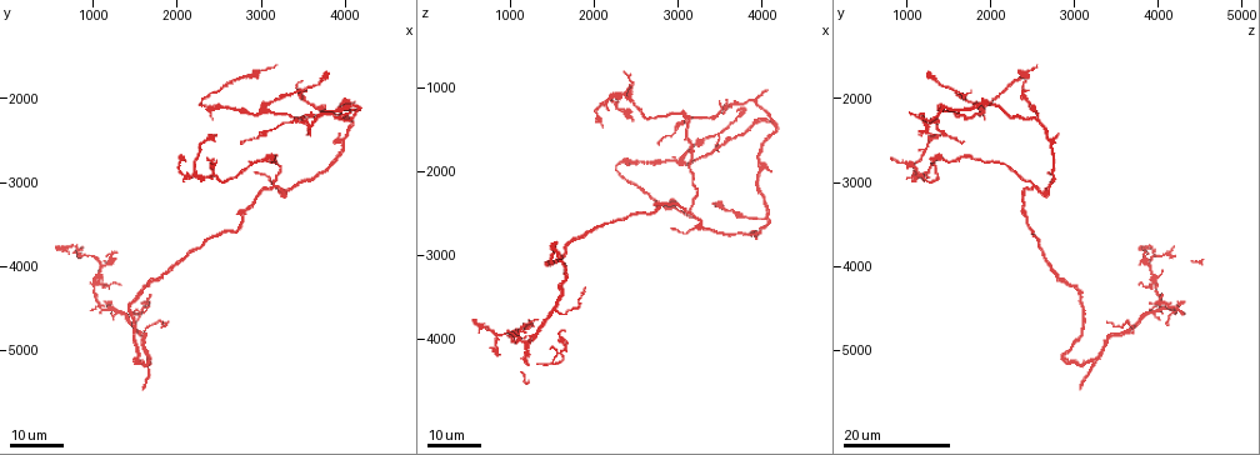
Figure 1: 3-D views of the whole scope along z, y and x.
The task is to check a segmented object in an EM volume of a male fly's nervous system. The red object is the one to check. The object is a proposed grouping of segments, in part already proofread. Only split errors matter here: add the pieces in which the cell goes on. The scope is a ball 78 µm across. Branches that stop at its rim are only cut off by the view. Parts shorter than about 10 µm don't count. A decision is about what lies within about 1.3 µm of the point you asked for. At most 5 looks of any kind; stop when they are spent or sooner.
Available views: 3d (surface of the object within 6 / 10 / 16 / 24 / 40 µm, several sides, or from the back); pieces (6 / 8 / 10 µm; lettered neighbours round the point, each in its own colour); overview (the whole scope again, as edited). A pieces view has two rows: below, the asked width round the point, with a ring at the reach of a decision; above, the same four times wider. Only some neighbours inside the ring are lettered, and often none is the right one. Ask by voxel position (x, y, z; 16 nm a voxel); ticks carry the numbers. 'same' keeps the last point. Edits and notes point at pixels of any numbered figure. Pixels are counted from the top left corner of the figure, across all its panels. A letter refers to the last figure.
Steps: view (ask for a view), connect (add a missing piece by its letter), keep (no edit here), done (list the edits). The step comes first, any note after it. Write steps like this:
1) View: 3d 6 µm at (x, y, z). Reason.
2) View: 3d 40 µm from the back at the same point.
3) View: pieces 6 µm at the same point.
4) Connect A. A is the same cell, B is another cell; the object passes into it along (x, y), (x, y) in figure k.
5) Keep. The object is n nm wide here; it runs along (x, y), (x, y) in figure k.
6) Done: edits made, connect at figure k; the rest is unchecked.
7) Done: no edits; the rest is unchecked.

View: 3d 16 µm at (3200, 1650, 2500). End of a long branch.

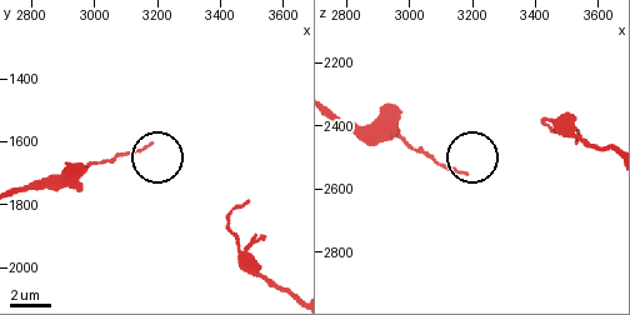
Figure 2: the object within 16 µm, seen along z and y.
View: pieces 6 µm at (3170, 1620, 2550).

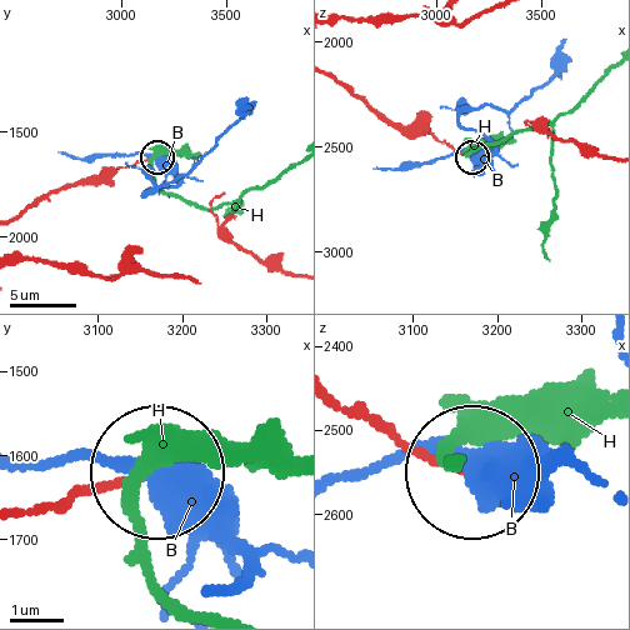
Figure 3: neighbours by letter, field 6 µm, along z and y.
Keep. B and H are other cells; it runs along (335, 76), (393, 121), (426, 129), (471, 158) in figure 3; no lettered piece goes on from it.

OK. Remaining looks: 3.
View: 3d 24 µm at (2400, 2700, 850). Tapers out.

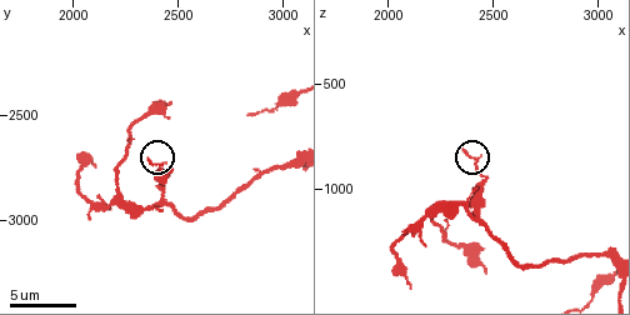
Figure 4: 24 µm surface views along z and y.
View: pieces 10 µm at (2360, 2730, 830).

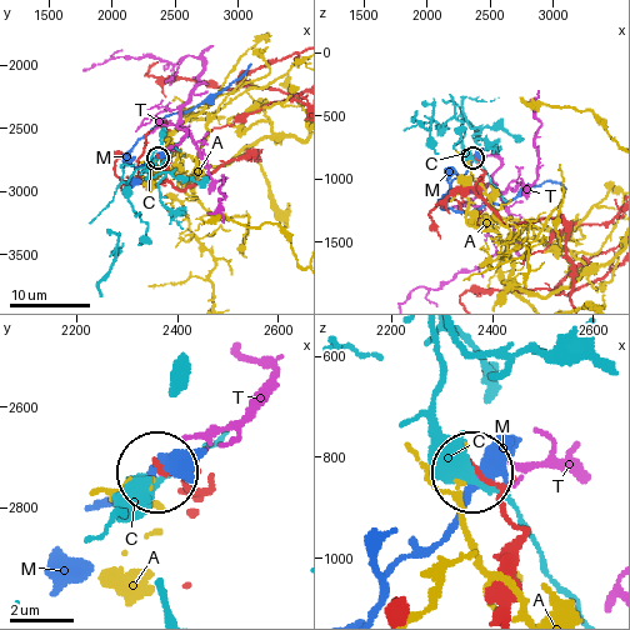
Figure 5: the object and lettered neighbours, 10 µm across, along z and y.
Keep. A, C, M and T are other cells; it runs along (239, 158), (181, 190), (168, 178), (169, 161), (158, 158) in figure 5; none of them fits.

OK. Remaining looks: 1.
View: pieces 10 µm at (2090, 2730, 1460). Branch stops here.

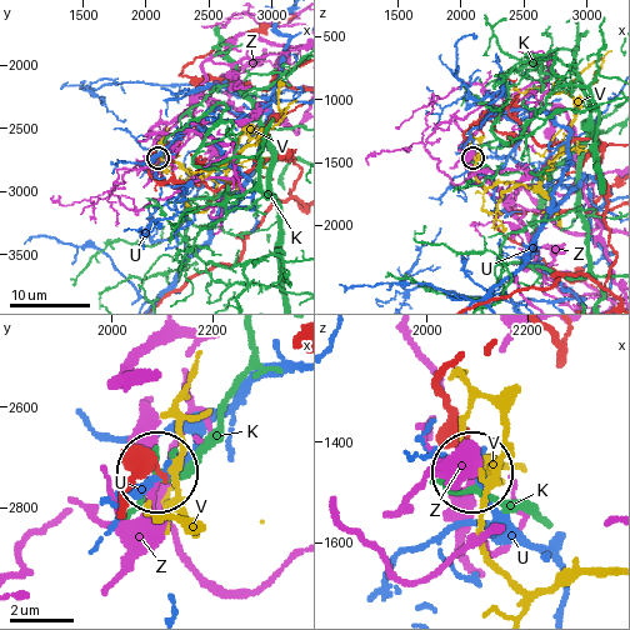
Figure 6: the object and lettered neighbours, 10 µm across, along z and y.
Keep. The object is 110 nm wide here; K, U, V and Z are other cells; no lettered piece goes on from it.

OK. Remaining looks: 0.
Done: no edits; the rest is unchecked.

